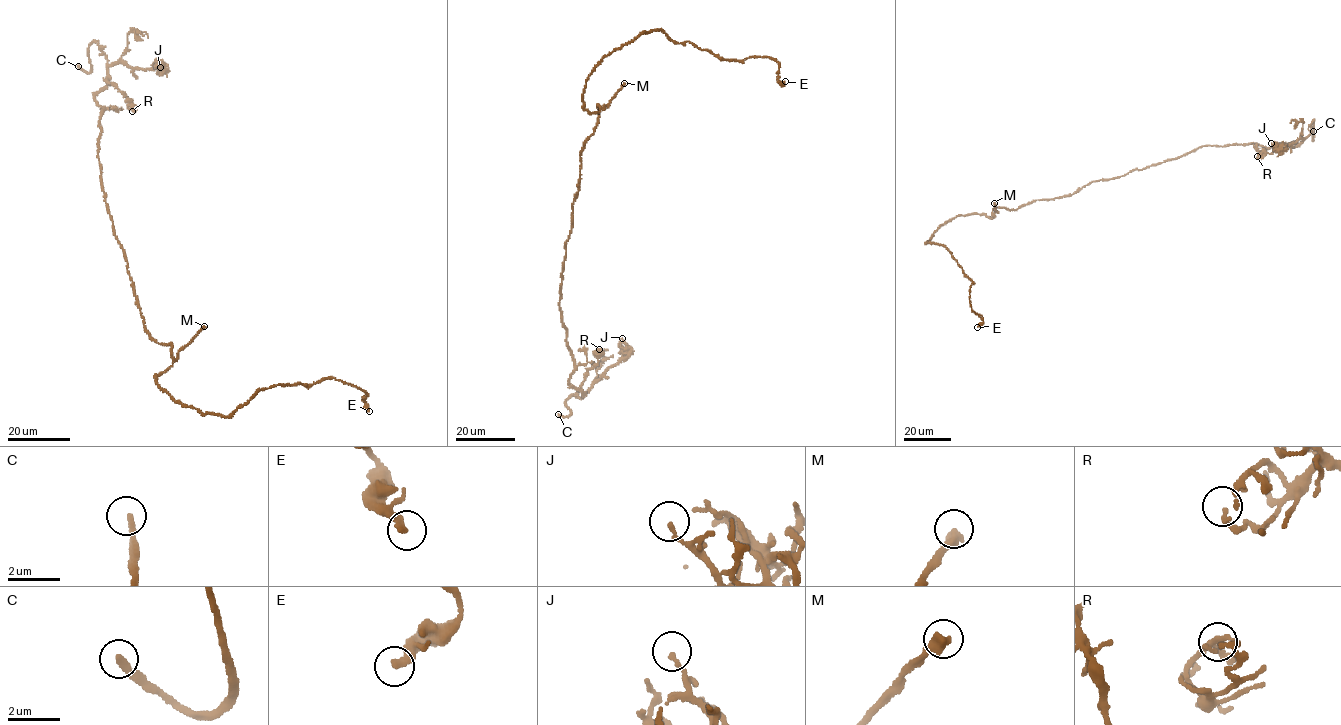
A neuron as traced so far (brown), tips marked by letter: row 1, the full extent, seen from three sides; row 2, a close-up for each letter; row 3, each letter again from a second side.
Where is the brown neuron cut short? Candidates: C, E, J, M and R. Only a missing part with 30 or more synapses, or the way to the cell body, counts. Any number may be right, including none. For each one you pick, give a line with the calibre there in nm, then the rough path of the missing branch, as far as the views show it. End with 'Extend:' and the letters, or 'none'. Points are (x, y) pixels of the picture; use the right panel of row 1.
C: Thickness 220 nm. Course of what is missing: (1313, 131), (1312, 120), (1319, 122), (1316, 119)
M: Thickness 400 nm. Course of what is missing: (994, 203), (1008, 160), (998, 159), (1026, 135), (1035, 40), (1051, 29), (1025, 49)
Extend: C, M

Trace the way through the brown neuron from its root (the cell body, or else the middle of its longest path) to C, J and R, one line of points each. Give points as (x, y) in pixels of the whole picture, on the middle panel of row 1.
C: (580, 169), (559, 305), (574, 363), (570, 383), (583, 394), (566, 400), (569, 415), (558, 414)
J: (580, 169), (559, 304), (574, 363), (570, 385), (583, 395), (588, 392), (627, 349), (622, 338)
R: (580, 169), (559, 305), (574, 363), (570, 383), (580, 391), (599, 349)

